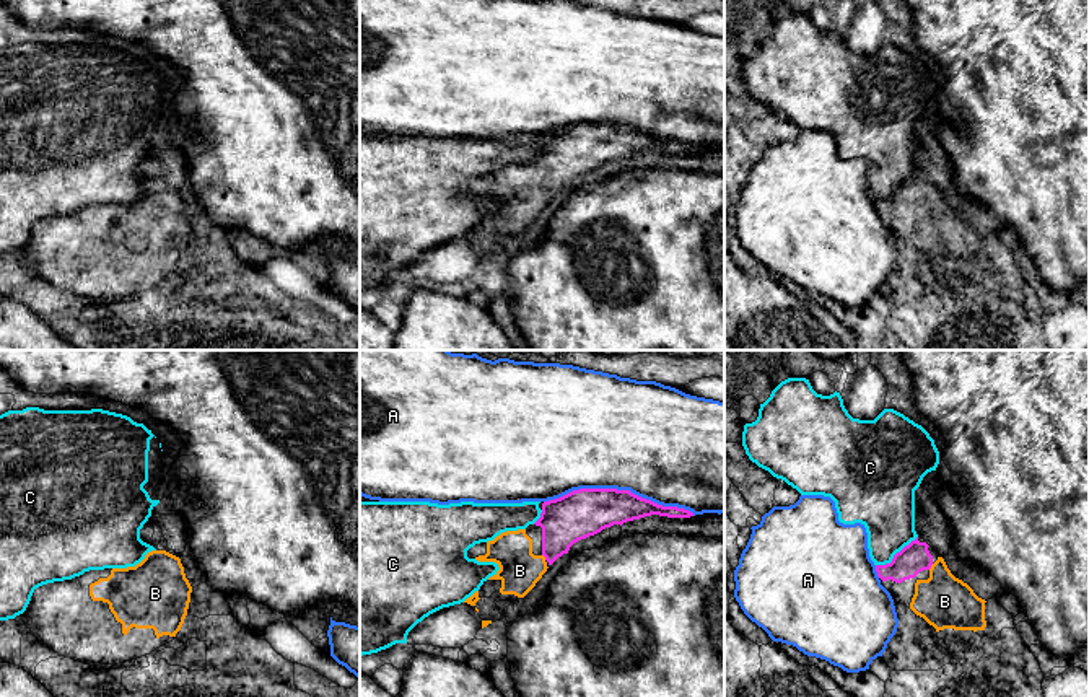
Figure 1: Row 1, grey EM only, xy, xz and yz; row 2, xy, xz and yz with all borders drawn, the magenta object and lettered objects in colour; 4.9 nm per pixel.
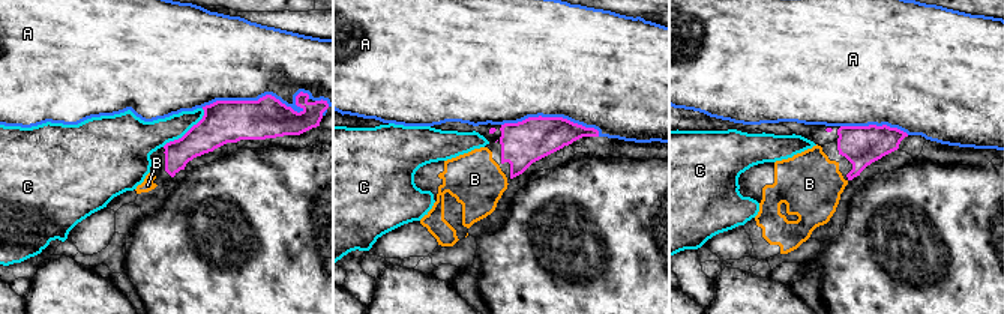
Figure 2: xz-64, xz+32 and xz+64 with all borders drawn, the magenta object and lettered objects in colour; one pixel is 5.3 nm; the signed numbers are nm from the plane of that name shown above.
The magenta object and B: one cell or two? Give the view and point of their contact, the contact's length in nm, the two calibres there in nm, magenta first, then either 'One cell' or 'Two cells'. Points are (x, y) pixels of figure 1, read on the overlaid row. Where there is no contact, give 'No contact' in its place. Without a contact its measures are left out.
Touches magenta at yz (930, 567). Shared border 40 nm. Thickness 150 nm (magenta) against 260 nm. One cell

